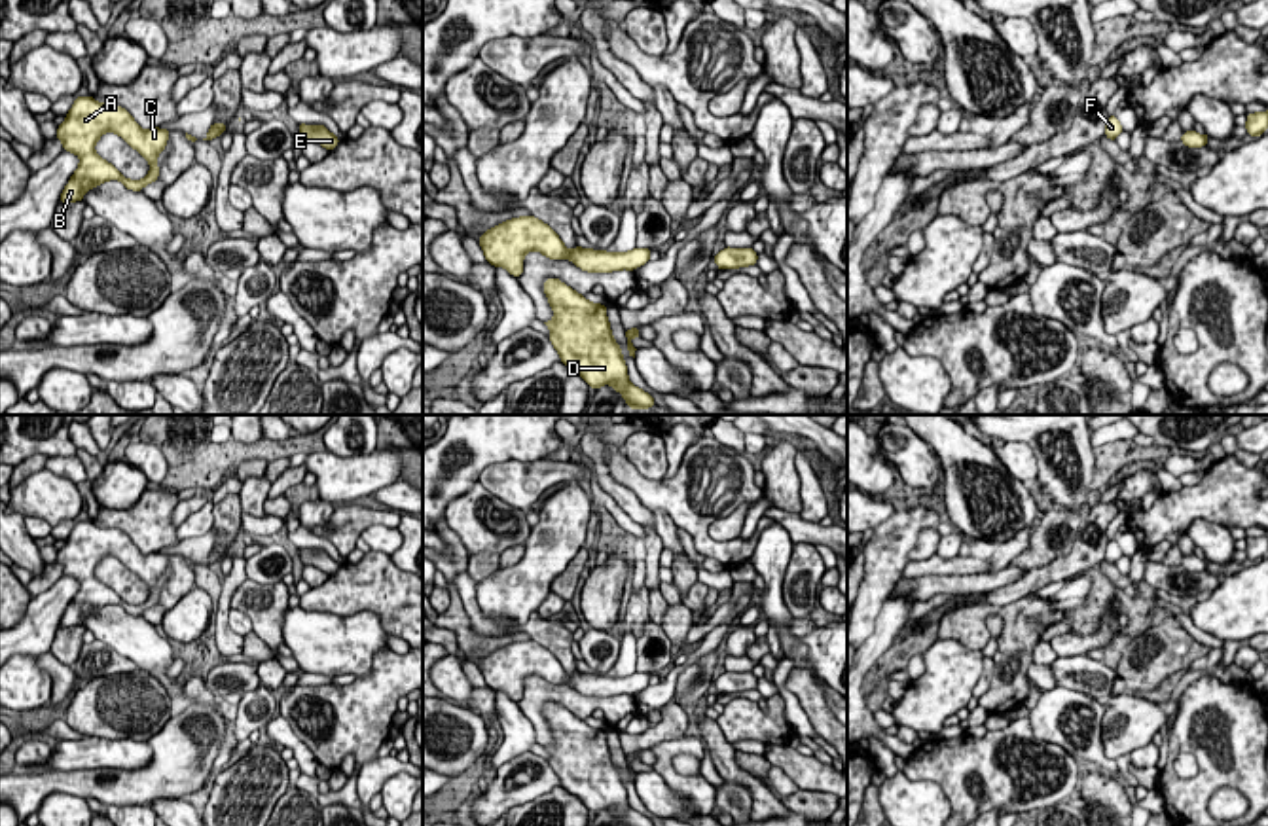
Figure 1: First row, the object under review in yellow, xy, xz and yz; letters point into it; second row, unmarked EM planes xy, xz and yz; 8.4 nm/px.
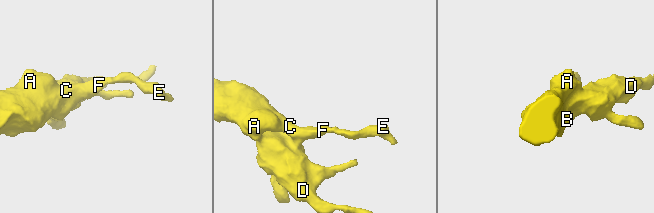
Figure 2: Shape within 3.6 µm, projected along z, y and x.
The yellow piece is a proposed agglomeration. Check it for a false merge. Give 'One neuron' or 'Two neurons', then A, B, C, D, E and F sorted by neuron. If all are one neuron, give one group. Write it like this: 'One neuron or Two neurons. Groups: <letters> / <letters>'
One neuron. Groups: A B C D E F

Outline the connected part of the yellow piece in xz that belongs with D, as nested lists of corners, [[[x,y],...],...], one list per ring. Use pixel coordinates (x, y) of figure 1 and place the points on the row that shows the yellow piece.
[[[546,278],[544,294],[553,309],[553,318],[544,324],[561,362],[595,390],[610,385],[629,409],[654,407],[654,398],[627,377],[622,349],[607,318],[607,305],[588,301],[559,278]]]

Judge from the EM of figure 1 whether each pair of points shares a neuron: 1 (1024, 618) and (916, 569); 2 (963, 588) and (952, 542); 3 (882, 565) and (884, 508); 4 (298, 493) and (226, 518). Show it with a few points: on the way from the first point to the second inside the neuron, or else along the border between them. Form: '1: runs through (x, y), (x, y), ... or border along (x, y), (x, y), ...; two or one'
1: border along (1032, 592), (1003, 605), (965, 605), (950, 614); two
2: border along (937, 554), (942, 557), (958, 556); two
3: border along (901, 506), (874, 529); two
4: runs through (281, 491), (253, 491), (243, 501); one

